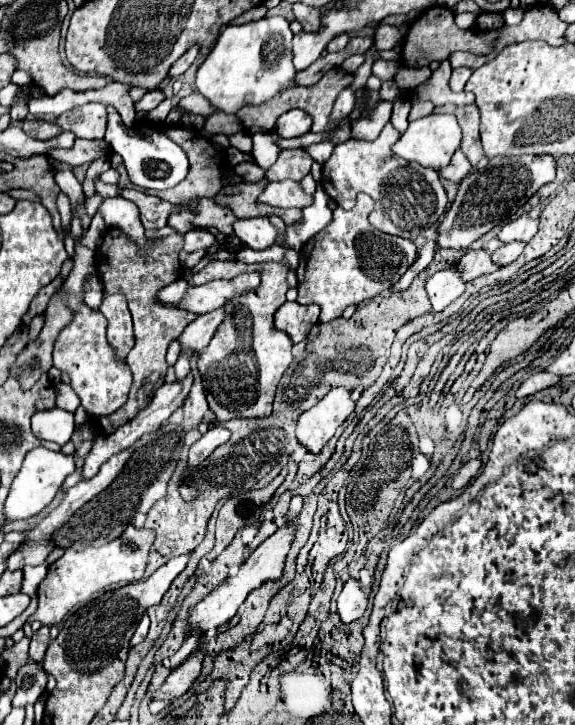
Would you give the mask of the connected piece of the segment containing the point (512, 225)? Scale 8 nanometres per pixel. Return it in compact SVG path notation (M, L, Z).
M526 212L520 218L516 218L514 222L508 222L500 230L498 238L502 242L510 242L510 240L526 240L528 242L528 240L532 240L534 232L538 232L536 228L538 228L538 216L530 216L530 212Z

